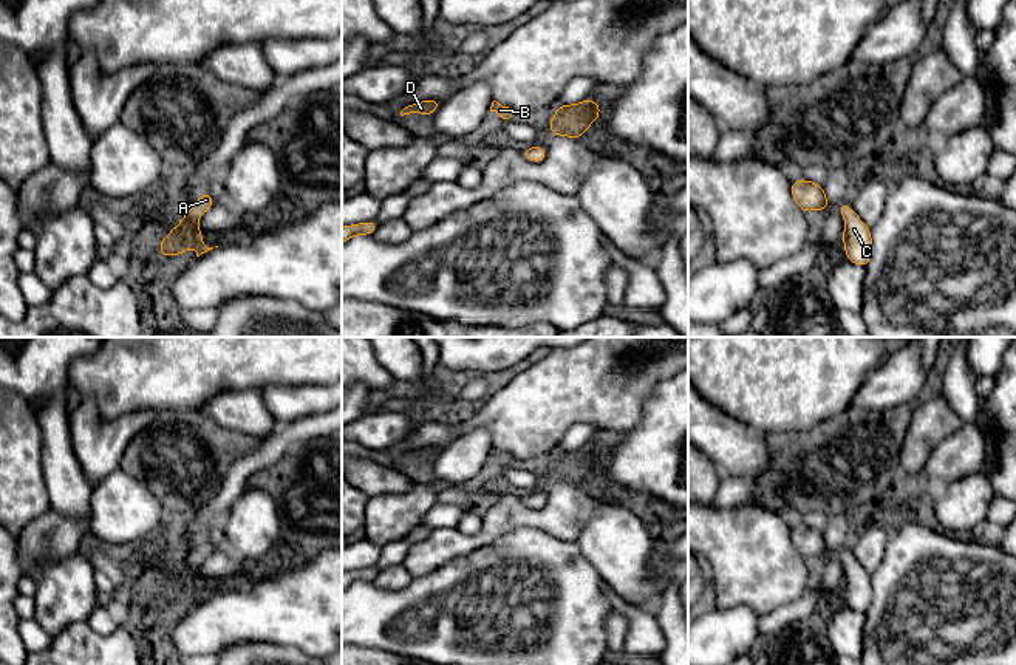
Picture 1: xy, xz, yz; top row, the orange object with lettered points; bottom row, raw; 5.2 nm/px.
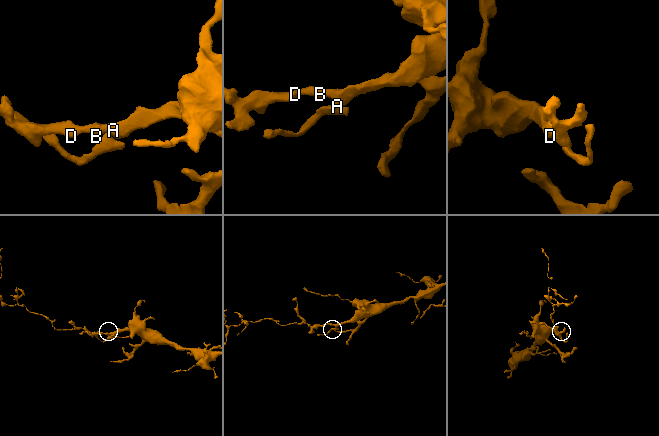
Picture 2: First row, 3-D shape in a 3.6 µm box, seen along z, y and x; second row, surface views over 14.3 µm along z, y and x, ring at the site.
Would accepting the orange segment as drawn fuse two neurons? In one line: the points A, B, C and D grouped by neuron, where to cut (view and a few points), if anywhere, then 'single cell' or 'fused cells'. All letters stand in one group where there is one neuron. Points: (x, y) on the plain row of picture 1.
A B C D; no cut; single cell

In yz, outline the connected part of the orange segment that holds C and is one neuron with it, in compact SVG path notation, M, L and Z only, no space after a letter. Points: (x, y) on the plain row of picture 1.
M847 547L838 552L838 560L844 563L843 592L846 605L854 611L866 614L872 603L871 575L849 554Z

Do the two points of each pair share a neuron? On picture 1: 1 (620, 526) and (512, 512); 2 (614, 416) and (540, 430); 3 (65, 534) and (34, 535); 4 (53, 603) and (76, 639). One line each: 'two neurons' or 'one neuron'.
1: two neurons
2: one neuron
3: one neuron
4: two neurons

